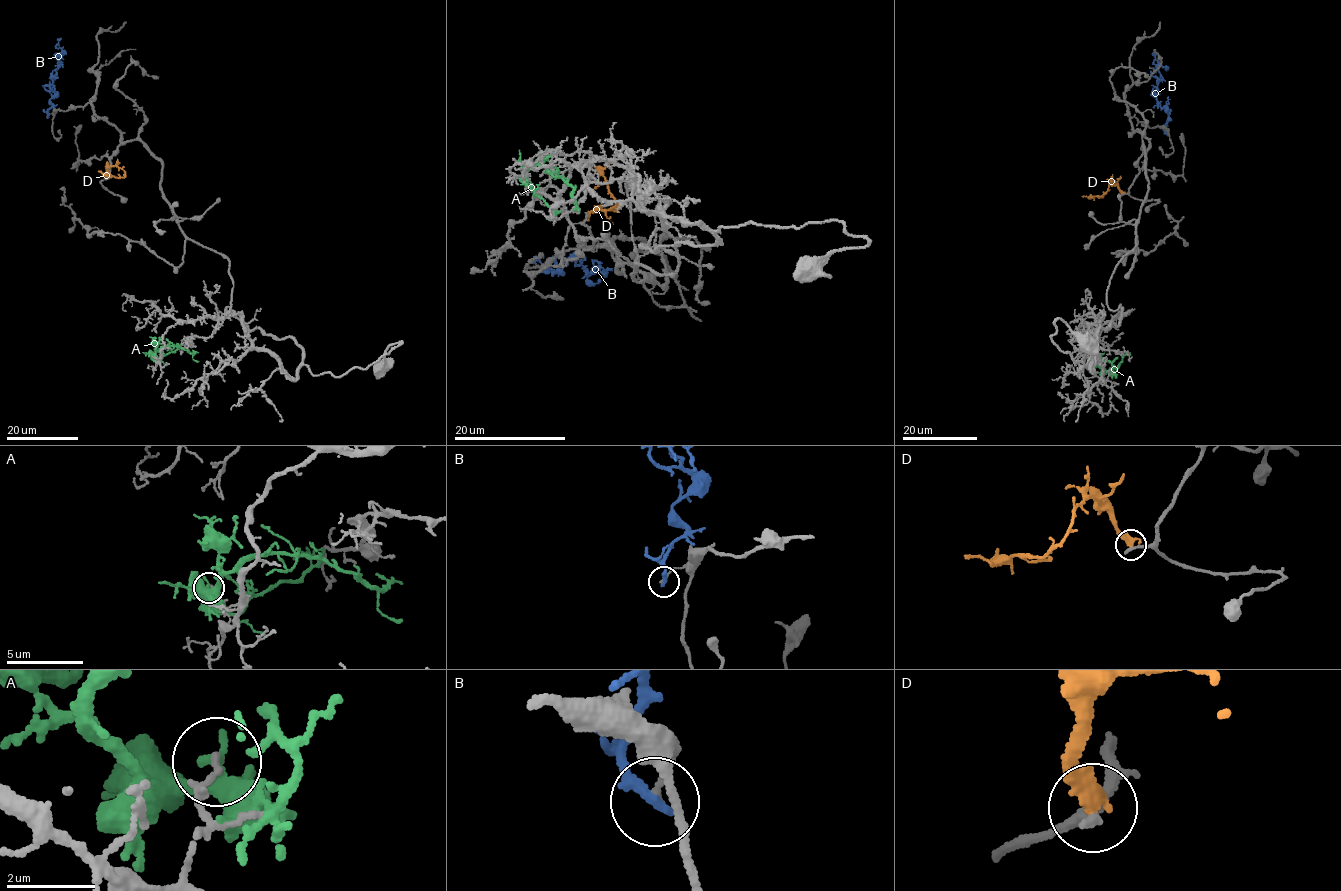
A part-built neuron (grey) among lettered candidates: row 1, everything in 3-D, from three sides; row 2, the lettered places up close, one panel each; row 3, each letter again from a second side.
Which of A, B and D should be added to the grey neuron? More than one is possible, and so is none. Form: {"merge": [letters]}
{"merge": []}

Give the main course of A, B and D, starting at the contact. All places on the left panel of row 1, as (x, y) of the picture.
A: (153, 354), (166, 346), (178, 346), (199, 361)
B: (47, 117), (54, 93), (44, 87), (54, 79), (62, 52), (57, 44), (58, 49)
D: (108, 177), (110, 166), (120, 167), (124, 176), (107, 175), (110, 173)

